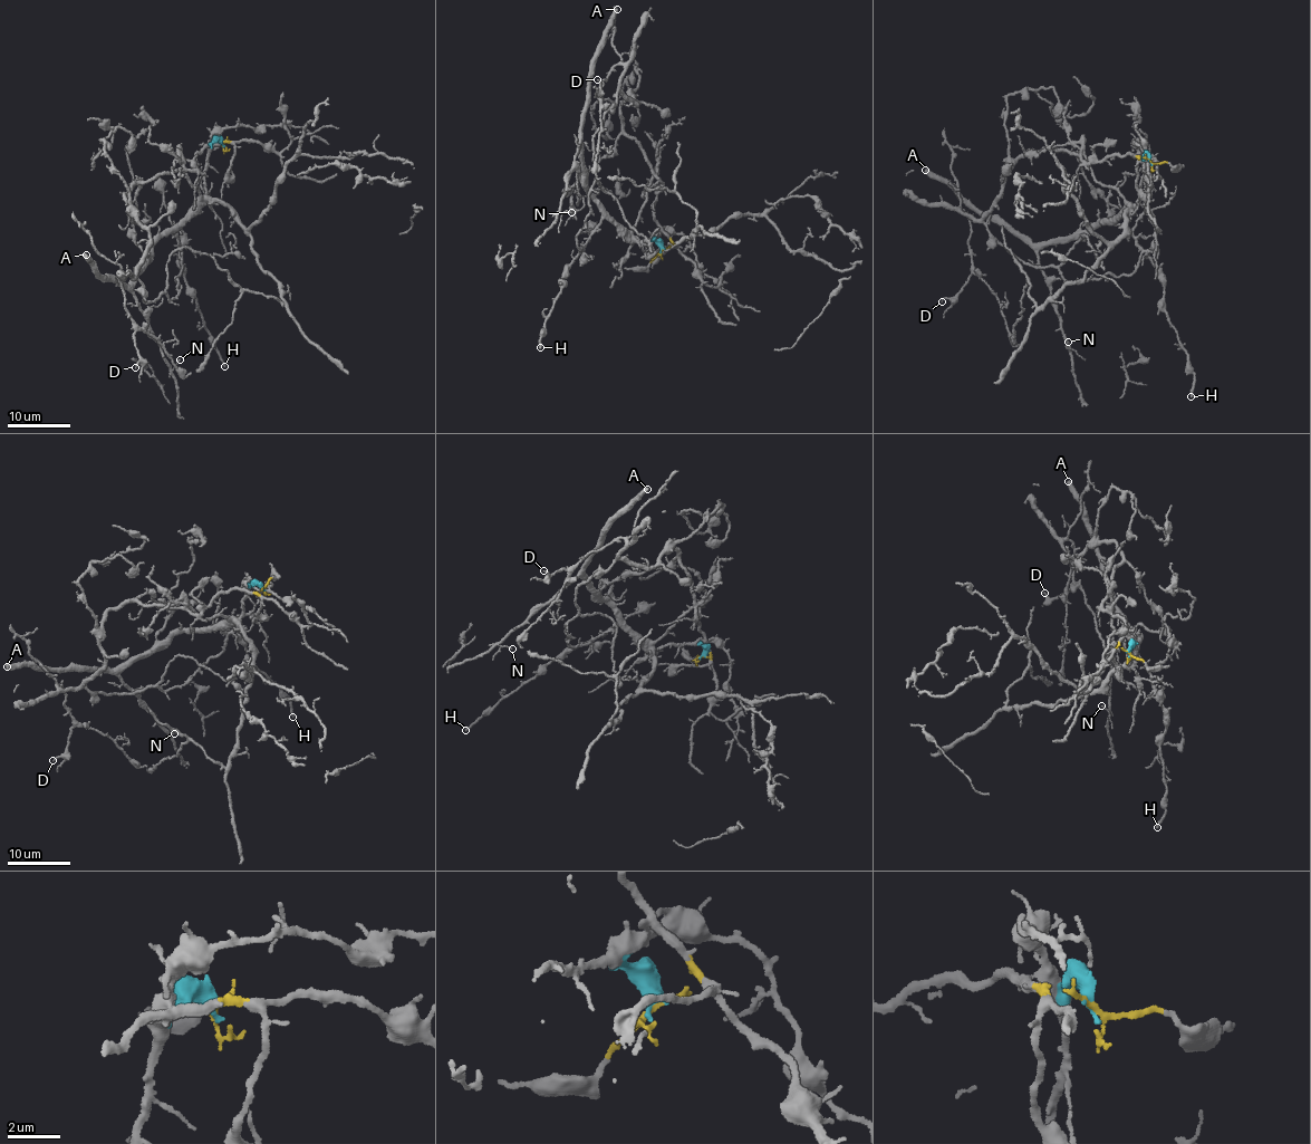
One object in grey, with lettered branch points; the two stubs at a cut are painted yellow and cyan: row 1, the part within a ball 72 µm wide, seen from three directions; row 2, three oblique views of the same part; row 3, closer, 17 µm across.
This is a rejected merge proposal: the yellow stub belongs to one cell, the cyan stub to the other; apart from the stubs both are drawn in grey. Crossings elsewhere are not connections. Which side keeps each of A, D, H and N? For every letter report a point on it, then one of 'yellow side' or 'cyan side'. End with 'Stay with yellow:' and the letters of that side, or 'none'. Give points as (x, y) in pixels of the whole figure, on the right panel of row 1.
A: at (925, 170); cyan side
D: at (942, 301); yellow side
H: at (1191, 396); cyan side
N: at (1068, 342); cyan side
Stay with yellow: D

